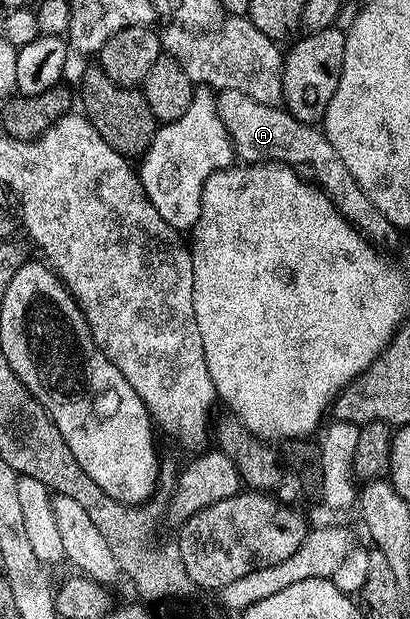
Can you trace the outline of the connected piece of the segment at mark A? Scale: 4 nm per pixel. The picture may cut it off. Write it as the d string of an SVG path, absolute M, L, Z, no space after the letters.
M223 89L216 94L216 99L217 110L223 119L223 125L227 127L227 135L233 141L234 154L236 154L242 162L284 163L290 167L302 167L301 165L306 165L306 167L313 172L314 178L312 177L312 180L333 200L337 210L339 210L348 221L352 221L353 226L361 230L366 237L372 239L374 242L380 243L380 241L391 232L388 219L373 206L371 199L367 199L367 195L359 187L359 183L355 183L351 171L347 171L343 159L339 159L335 147L331 147L331 143L327 140L324 132L322 132L320 128L295 119L289 114L289 110L284 107L259 103L255 99L251 99L251 95L243 95L243 91Z

